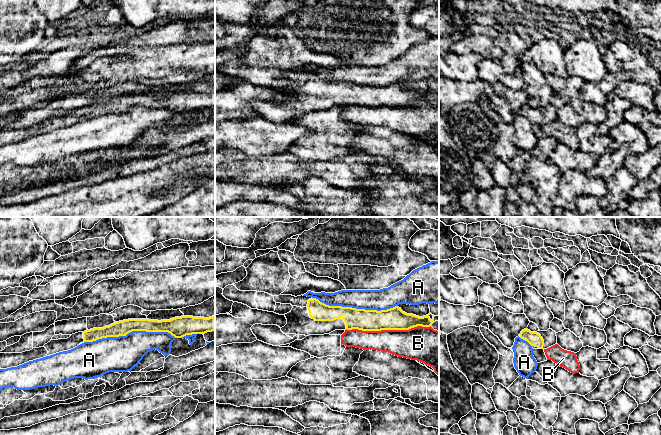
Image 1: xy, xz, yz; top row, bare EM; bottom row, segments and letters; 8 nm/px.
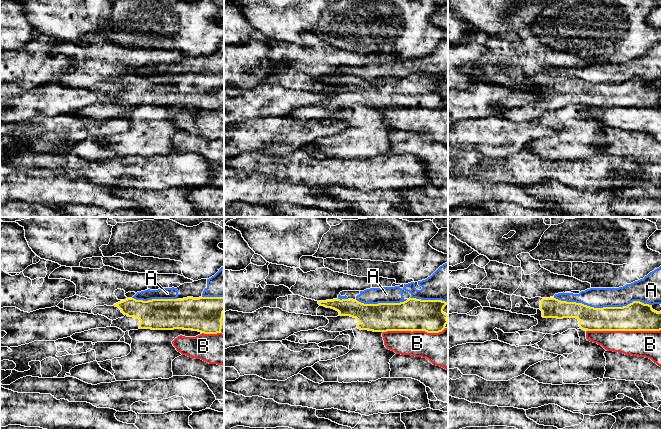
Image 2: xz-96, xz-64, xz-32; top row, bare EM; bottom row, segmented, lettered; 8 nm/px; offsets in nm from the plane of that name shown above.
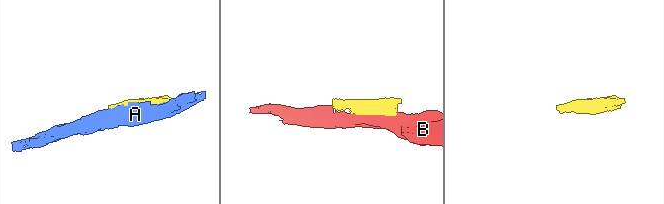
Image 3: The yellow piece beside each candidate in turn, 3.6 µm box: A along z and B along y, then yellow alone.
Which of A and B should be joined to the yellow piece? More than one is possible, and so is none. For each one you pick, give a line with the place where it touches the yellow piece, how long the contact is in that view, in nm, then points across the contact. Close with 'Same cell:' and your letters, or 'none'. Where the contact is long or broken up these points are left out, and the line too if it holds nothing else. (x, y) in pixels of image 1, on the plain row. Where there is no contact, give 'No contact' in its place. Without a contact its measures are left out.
Same cell: none

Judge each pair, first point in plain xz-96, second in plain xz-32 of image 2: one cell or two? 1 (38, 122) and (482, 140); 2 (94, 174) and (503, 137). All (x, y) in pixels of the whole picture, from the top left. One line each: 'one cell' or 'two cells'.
1: one cell
2: two cells

